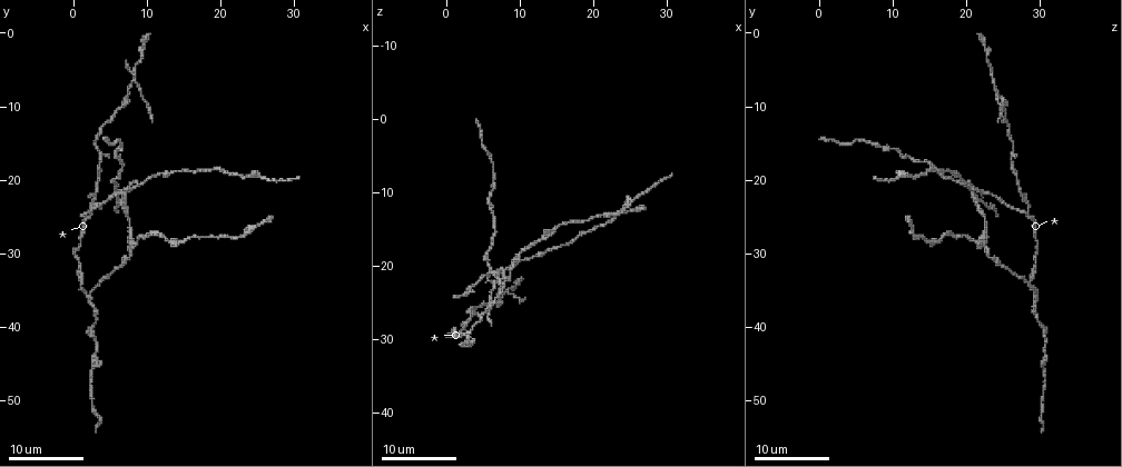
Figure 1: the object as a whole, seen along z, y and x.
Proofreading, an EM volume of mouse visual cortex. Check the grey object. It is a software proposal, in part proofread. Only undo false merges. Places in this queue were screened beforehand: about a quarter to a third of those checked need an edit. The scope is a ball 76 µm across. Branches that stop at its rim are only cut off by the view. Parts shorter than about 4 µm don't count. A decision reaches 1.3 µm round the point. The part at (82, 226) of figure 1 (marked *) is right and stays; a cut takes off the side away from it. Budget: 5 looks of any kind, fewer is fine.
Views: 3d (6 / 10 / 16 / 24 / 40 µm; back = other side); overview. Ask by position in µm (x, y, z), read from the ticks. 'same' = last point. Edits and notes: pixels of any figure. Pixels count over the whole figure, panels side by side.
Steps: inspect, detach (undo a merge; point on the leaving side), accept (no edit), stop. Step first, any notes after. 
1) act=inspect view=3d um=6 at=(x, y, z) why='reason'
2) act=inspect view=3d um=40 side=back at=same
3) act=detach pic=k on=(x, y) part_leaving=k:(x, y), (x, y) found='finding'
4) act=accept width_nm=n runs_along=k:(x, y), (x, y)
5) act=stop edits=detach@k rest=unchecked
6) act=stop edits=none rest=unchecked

act=inspect view=3d um=16 at=(2.0, 35.5, 29.0) why='three arms meet'

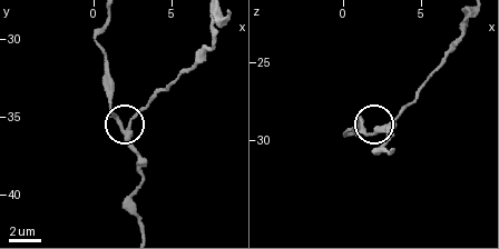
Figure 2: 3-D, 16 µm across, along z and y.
act=inspect view=3d um=10 at=same

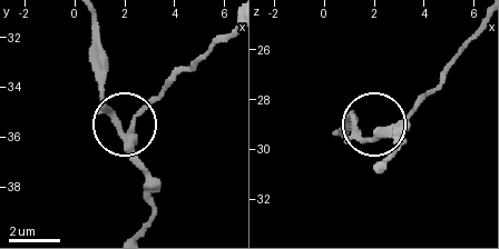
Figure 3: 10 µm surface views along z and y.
act=detach pic=3 on=(146, 109) width_nm=240 part_leaving=3:(131, 140), (138, 117), (227, 33) found='two neurons meet here'

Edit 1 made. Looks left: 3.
act=inspect view=overview

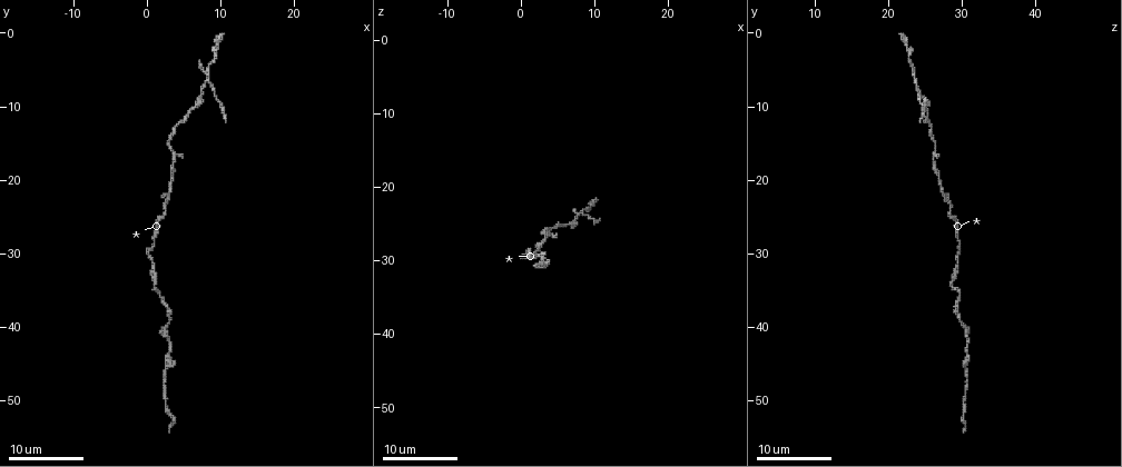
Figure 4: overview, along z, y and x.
act=inspect view=3d um=16 at=(3.5, 16.0, 26.0) why='thin neck'

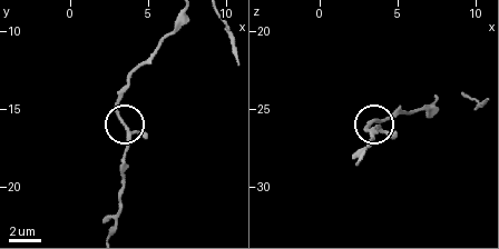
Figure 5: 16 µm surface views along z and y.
act=inspect view=3d um=10 at=same

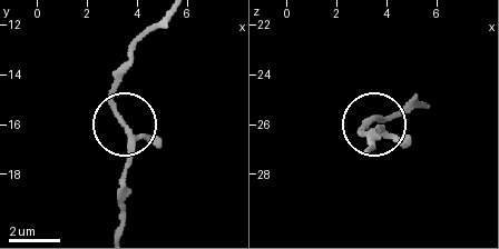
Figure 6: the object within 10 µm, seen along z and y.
act=accept width_nm=150 runs_along=6:(120, 226), (126, 137), (114, 99), (126, 56) found='continuous, no second neuron'

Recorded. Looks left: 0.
act=stop edits=detach@3 rest=unchecked

